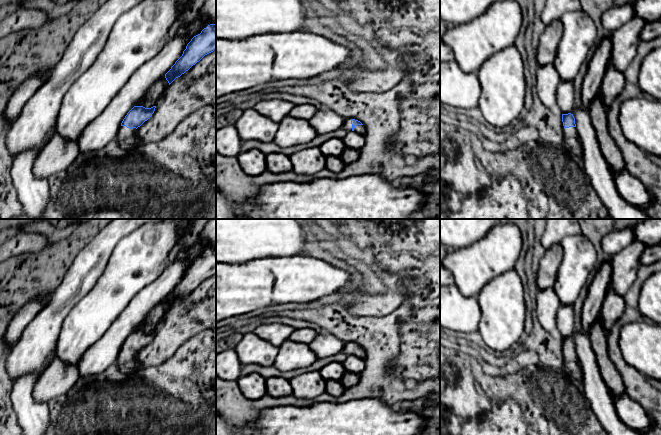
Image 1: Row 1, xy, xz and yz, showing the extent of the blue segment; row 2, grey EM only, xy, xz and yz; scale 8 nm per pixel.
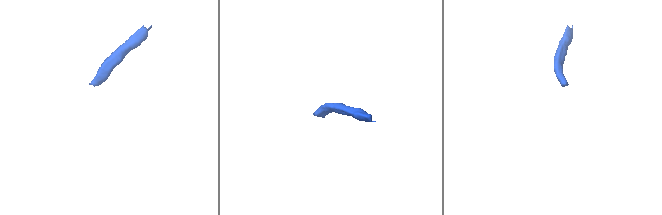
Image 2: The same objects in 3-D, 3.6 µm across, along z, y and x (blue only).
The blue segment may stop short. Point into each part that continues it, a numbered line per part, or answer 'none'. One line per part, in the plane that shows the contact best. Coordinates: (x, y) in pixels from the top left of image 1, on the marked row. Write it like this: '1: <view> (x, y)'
1: xz (347, 126)

